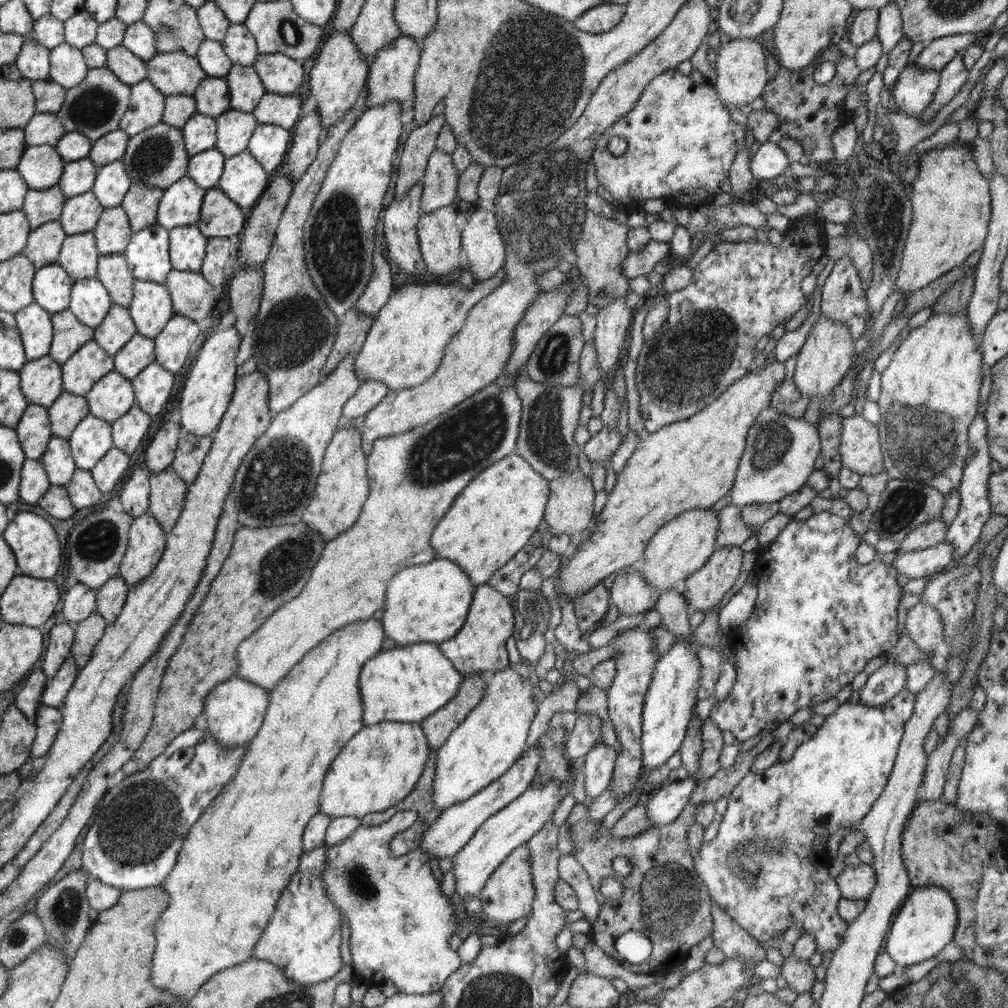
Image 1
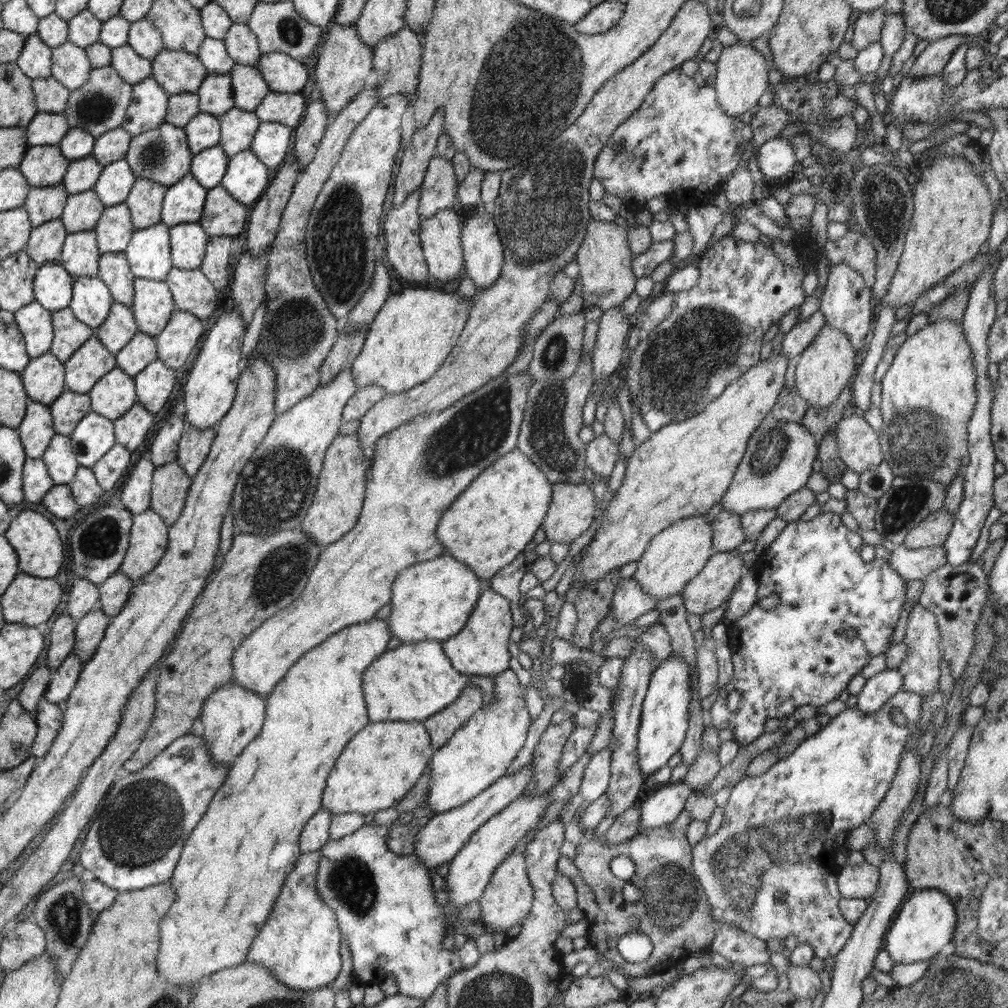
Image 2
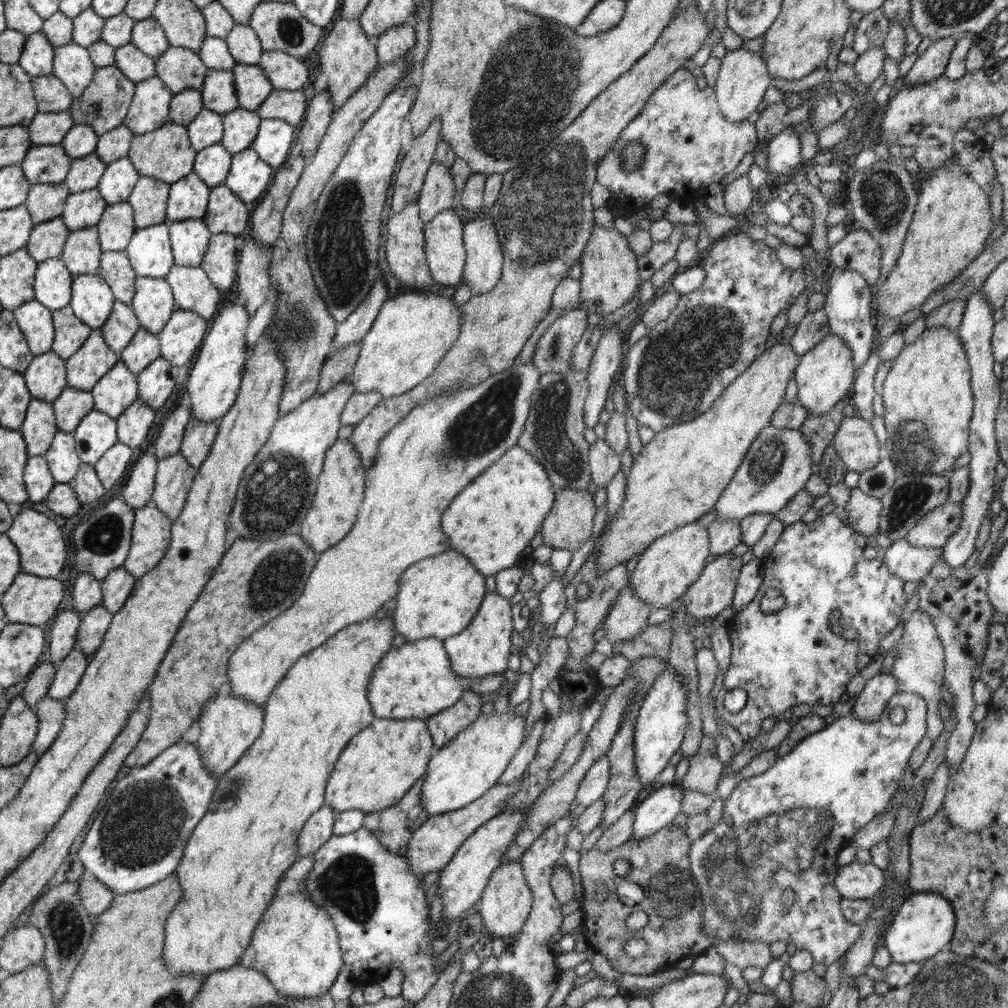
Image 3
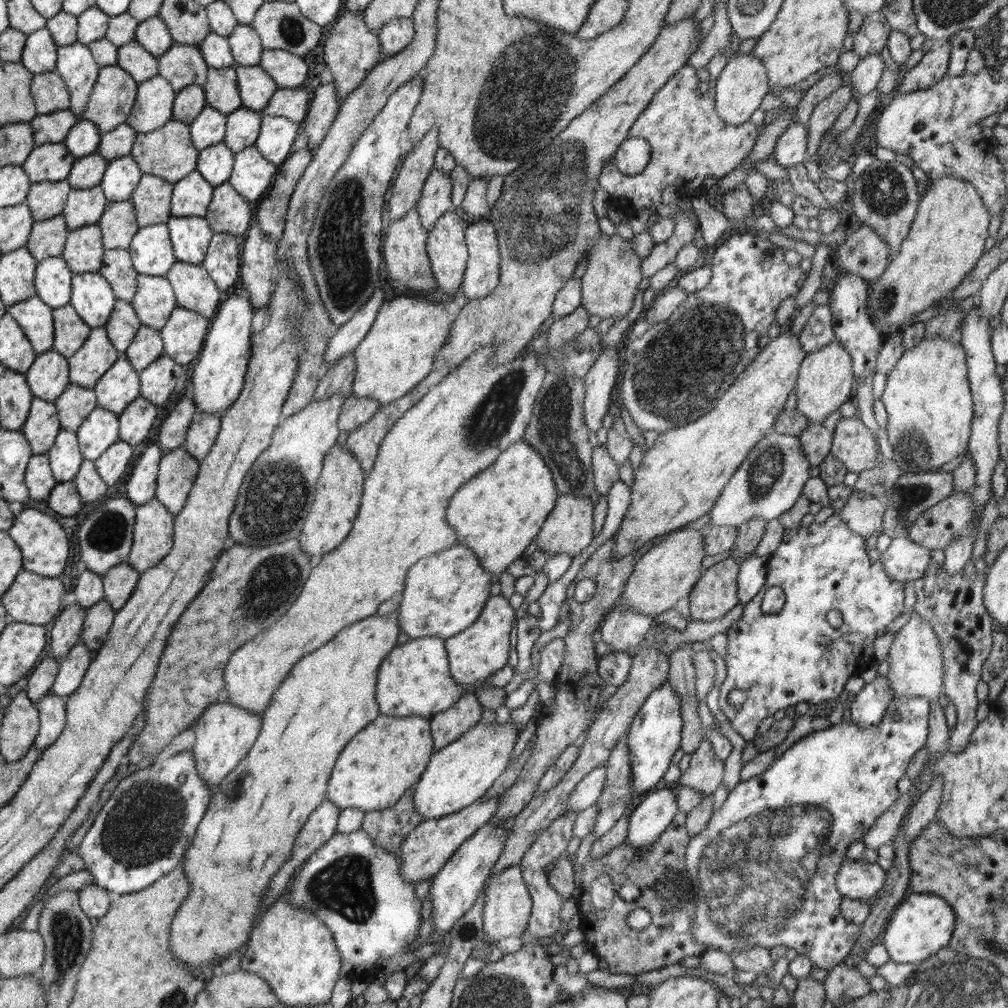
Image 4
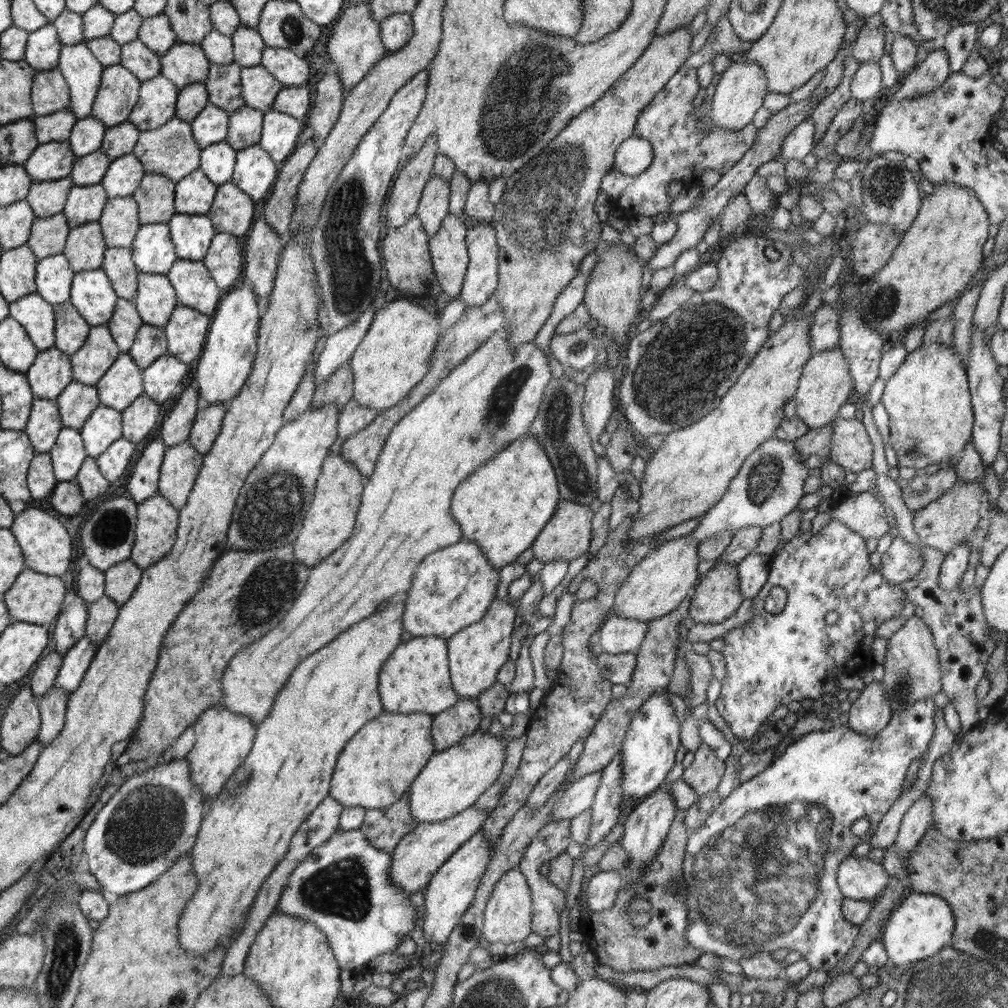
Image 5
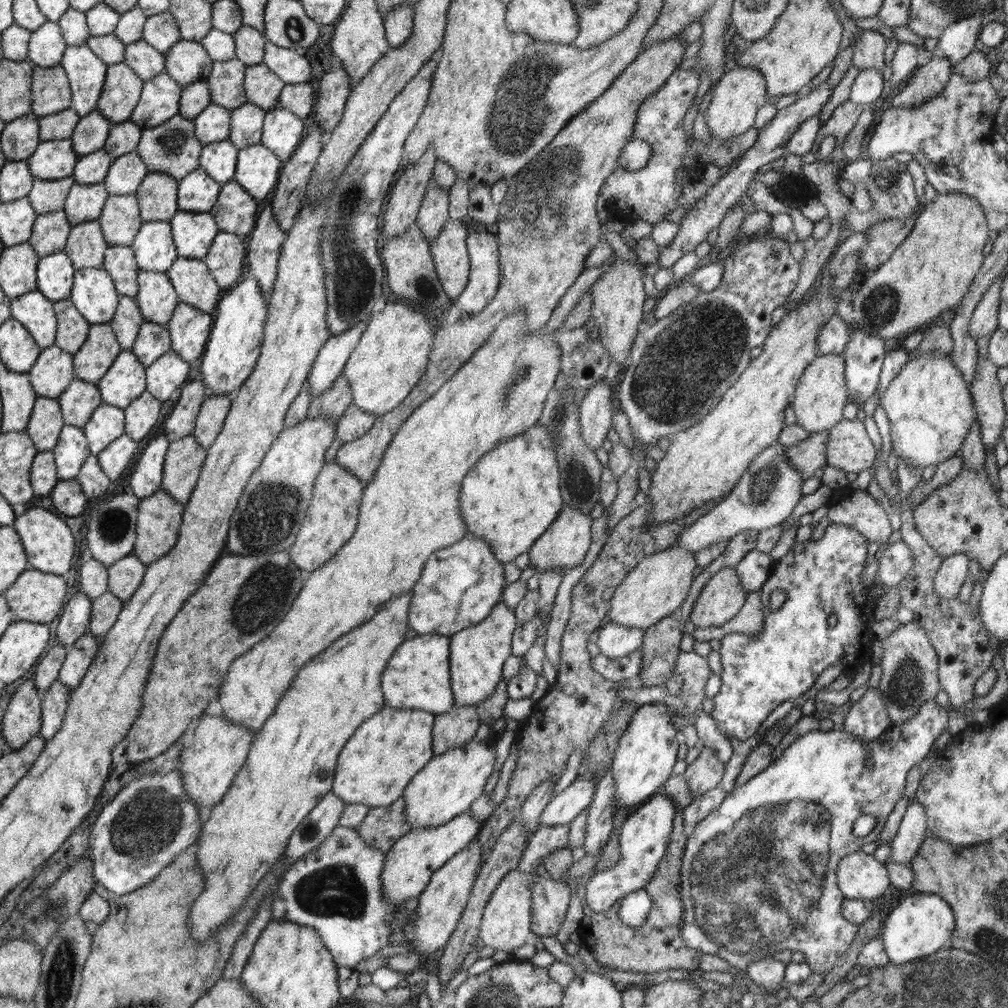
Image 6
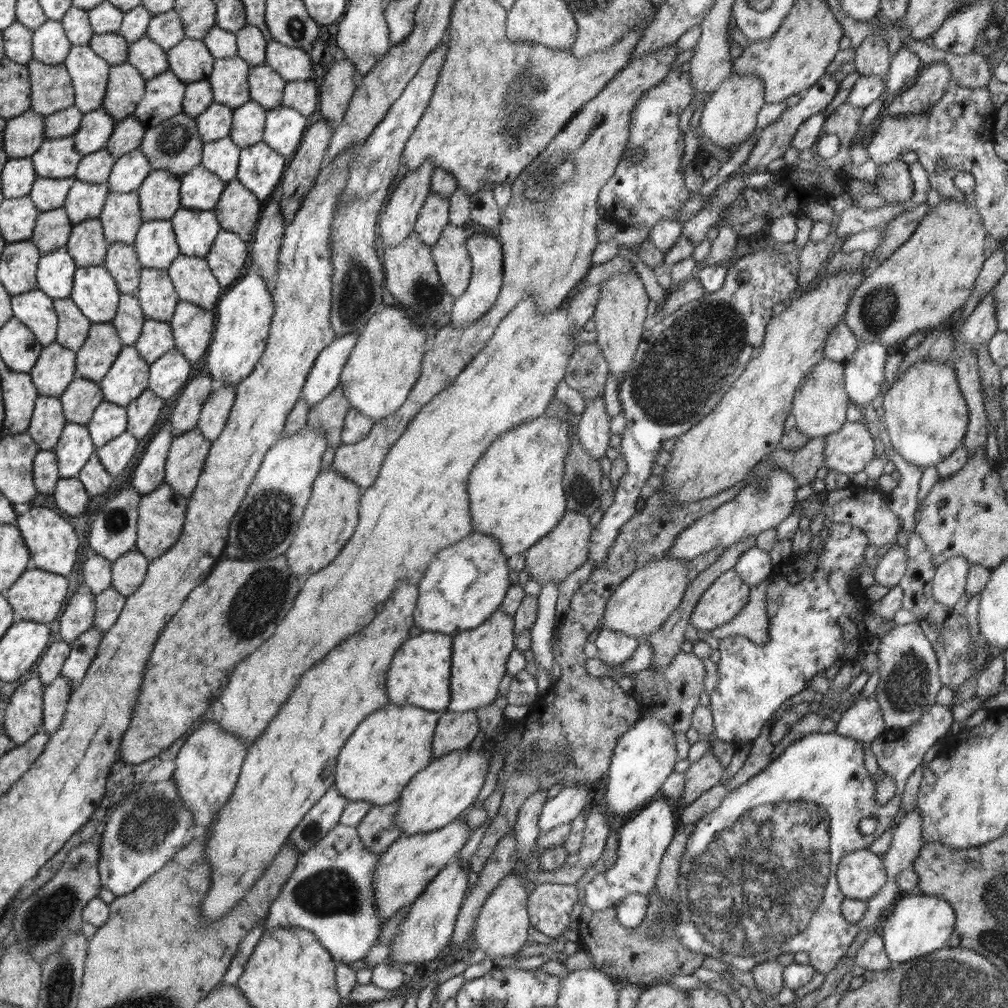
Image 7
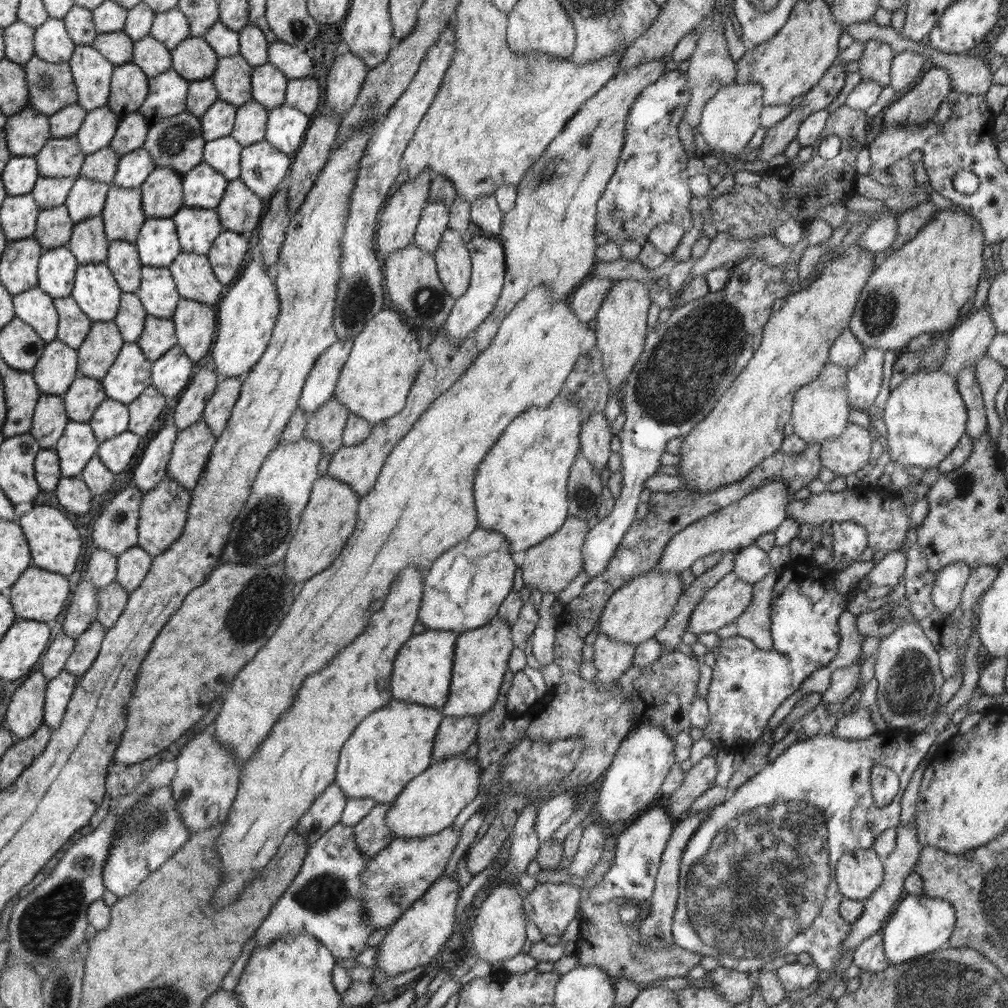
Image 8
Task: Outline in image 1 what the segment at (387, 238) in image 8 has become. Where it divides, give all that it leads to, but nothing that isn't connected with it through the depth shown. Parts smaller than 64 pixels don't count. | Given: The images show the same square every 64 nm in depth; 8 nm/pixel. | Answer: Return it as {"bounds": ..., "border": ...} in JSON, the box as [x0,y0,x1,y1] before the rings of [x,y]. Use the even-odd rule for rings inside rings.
{"bounds":[395,103,446,200],"border":[[[445,103],[436,104],[432,116],[426,124],[416,125],[402,150],[398,176],[396,176],[395,198],[400,200],[408,190],[420,181],[427,169],[428,159],[437,150],[437,139],[446,125]]]}

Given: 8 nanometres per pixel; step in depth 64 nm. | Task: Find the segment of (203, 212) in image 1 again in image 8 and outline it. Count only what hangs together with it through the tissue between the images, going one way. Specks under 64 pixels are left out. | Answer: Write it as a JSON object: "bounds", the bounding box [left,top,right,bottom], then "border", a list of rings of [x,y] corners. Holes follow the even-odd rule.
{"bounds":[215,178,266,234],"border":[[[240,178],[229,181],[220,204],[215,208],[224,229],[243,234],[259,226],[266,208],[262,200]]]}

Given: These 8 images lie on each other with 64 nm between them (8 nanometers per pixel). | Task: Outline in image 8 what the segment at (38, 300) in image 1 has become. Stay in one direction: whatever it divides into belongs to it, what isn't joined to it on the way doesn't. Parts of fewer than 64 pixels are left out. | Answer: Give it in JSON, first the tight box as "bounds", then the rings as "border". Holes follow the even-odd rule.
{"bounds":[37,246,78,299],"border":[[[67,246],[44,250],[37,268],[37,285],[53,299],[70,297],[78,267],[78,259]]]}

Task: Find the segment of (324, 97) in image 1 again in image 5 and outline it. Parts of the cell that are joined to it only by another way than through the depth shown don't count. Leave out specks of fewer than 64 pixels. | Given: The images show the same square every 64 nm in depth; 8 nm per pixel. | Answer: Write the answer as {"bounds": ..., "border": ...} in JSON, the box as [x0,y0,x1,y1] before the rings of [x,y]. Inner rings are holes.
{"bounds":[327,3,388,94],"border":[[[347,3],[332,28],[327,52],[331,63],[338,65],[337,74],[346,94],[363,80],[364,76],[369,75],[371,69],[388,53],[381,38],[379,22],[373,18],[370,3]]]}

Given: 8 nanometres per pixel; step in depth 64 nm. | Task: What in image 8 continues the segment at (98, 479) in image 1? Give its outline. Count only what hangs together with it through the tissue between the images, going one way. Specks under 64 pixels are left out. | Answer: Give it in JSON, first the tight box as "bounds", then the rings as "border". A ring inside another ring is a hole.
{"bounds":[96,430,141,474],"border":[[[128,430],[99,443],[96,454],[102,459],[104,466],[114,474],[122,473],[124,468],[132,462],[138,446],[140,446],[141,436]]]}

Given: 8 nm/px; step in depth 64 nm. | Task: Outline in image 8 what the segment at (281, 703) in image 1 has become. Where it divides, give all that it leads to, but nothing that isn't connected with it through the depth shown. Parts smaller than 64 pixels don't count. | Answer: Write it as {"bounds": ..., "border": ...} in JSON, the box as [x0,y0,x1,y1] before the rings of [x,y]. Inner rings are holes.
{"bounds":[216,565,425,904],"border":[[[408,565],[400,571],[392,585],[389,595],[383,600],[382,608],[372,613],[368,626],[360,633],[360,636],[348,644],[348,648],[342,648],[342,652],[332,660],[330,668],[324,672],[316,672],[308,676],[302,684],[302,700],[300,694],[296,698],[296,704],[290,706],[290,712],[286,718],[282,716],[278,724],[272,728],[268,740],[260,744],[255,756],[243,765],[239,776],[238,790],[232,808],[228,812],[228,818],[224,820],[224,830],[220,832],[218,852],[224,862],[224,884],[222,890],[216,892],[216,904],[228,904],[248,884],[252,878],[262,872],[268,861],[274,857],[280,843],[292,827],[298,824],[300,817],[306,813],[316,797],[320,796],[324,789],[335,781],[336,767],[340,759],[340,750],[354,729],[364,720],[370,712],[382,708],[392,699],[392,687],[390,676],[396,654],[402,648],[402,642],[406,642],[412,636],[412,628],[419,620],[419,608],[422,604],[422,592],[425,574],[420,571],[418,565]]]}

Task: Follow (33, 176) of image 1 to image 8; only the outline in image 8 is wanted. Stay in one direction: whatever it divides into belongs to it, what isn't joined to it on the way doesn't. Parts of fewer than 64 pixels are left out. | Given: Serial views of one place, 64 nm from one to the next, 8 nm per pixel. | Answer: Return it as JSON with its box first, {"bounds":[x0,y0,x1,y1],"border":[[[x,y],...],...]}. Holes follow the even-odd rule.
{"bounds":[35,136,86,177],"border":[[[76,136],[50,138],[42,150],[35,154],[40,177],[78,177],[86,155],[80,149]]]}

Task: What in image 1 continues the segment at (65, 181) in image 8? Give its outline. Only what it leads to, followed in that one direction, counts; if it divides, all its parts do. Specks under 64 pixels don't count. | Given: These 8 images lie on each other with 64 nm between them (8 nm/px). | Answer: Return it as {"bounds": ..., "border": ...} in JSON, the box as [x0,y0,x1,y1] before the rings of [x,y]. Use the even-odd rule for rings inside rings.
{"bounds":[22,184,66,228],"border":[[[58,184],[42,190],[29,189],[22,211],[30,228],[38,228],[41,224],[59,220],[66,199]]]}

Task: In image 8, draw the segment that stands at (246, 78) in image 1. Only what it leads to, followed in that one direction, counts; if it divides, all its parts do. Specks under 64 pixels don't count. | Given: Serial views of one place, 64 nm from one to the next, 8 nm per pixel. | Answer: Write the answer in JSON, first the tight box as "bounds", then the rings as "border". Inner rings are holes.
{"bounds":[251,64,289,109],"border":[[[272,64],[254,67],[251,77],[252,98],[267,109],[282,106],[288,82],[289,79]]]}

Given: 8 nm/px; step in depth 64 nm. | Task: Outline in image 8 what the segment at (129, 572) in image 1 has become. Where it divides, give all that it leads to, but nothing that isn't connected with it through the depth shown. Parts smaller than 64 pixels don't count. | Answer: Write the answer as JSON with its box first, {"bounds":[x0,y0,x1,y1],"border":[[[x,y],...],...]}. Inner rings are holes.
{"bounds":[137,474,191,558],"border":[[[167,474],[156,484],[155,488],[143,492],[139,509],[137,546],[144,548],[153,558],[164,553],[182,534],[191,506],[191,491]]]}

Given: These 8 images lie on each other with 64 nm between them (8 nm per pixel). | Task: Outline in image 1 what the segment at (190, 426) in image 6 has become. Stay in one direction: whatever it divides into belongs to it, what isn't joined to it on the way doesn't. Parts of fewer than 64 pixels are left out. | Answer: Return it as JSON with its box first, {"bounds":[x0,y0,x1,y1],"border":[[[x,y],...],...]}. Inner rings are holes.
{"bounds":[144,421,183,474],"border":[[[173,421],[164,424],[156,432],[145,452],[144,464],[150,469],[150,474],[170,467],[171,462],[175,459],[178,438],[183,432],[182,425]]]}

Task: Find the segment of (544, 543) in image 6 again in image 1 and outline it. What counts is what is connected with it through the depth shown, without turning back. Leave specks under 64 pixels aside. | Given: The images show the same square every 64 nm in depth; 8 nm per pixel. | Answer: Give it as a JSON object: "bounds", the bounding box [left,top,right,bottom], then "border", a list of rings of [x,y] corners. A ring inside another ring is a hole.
{"bounds":[545,468,595,536],"border":[[[580,468],[572,474],[564,474],[549,482],[550,497],[545,509],[545,520],[553,536],[582,534],[591,525],[594,514],[595,491],[590,477]]]}

